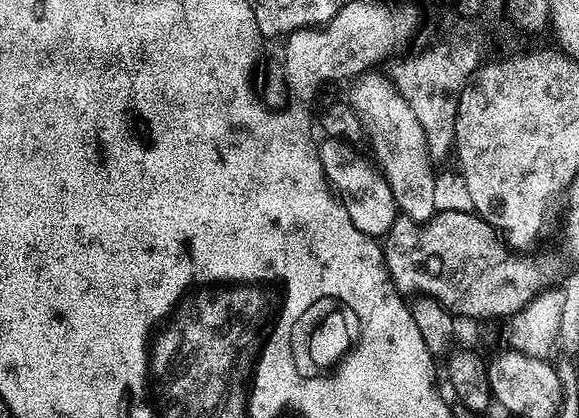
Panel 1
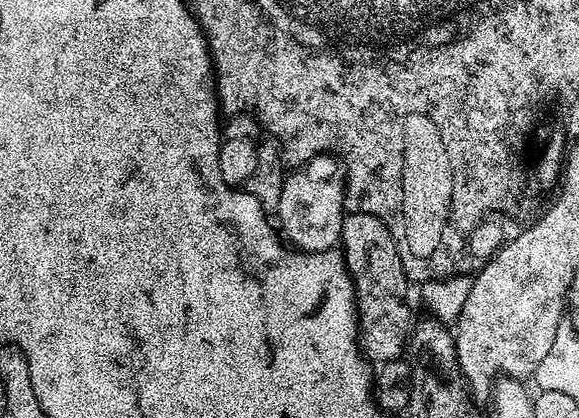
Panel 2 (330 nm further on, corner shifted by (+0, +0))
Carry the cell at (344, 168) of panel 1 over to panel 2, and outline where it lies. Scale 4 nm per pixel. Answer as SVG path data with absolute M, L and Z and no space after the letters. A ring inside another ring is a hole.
M321 154L299 165L284 177L281 201L274 216L283 239L297 251L326 252L340 243L340 231L346 215L344 181L346 173L341 161L331 154Z

